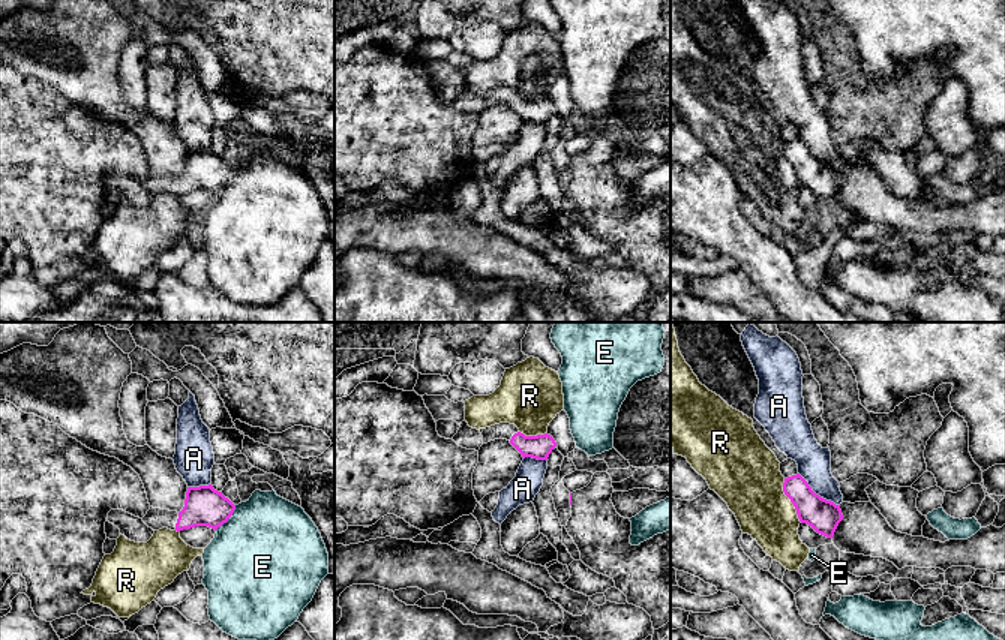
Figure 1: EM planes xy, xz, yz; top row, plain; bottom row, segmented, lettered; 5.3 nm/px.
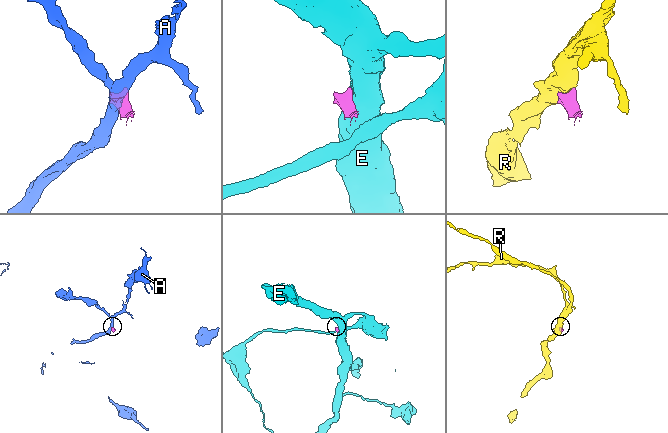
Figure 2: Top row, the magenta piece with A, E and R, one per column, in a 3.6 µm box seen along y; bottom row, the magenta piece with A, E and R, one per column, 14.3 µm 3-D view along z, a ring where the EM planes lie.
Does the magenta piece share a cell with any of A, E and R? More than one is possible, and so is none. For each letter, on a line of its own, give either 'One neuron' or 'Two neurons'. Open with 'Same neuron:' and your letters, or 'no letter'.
Same neuron: no letter
A: Two neurons
E: Two neurons
R: Two neurons

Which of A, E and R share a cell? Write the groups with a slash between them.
A / E / R

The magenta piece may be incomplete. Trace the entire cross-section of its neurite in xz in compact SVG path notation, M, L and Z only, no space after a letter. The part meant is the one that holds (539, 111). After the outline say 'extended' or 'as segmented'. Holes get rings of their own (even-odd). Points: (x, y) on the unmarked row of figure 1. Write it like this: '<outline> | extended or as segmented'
M464 84L453 105L466 114L478 115L483 108L495 103L507 103L522 121L532 121L537 124L548 124L552 114L556 111L555 103L544 97L537 100L525 100L514 88L500 87L486 93L472 93Z | extended

